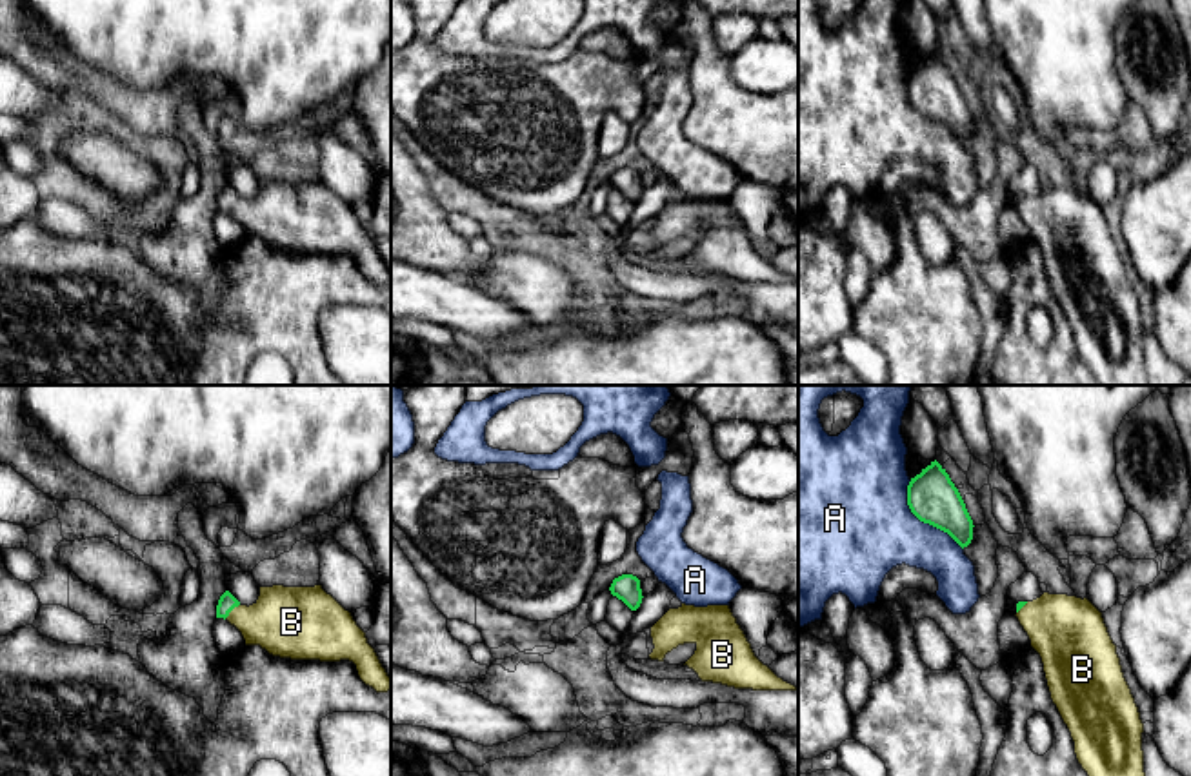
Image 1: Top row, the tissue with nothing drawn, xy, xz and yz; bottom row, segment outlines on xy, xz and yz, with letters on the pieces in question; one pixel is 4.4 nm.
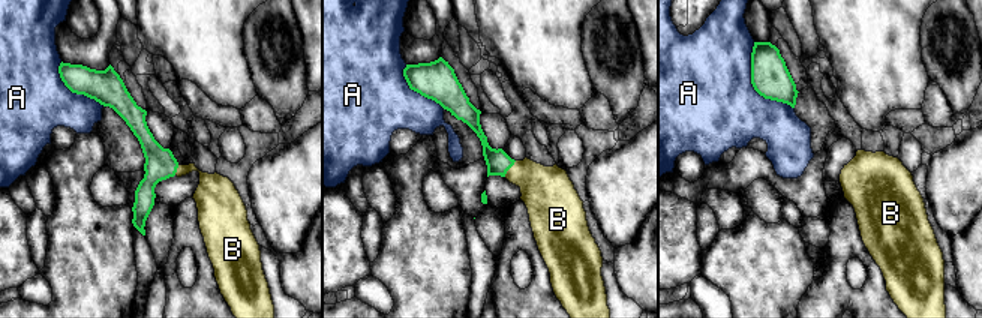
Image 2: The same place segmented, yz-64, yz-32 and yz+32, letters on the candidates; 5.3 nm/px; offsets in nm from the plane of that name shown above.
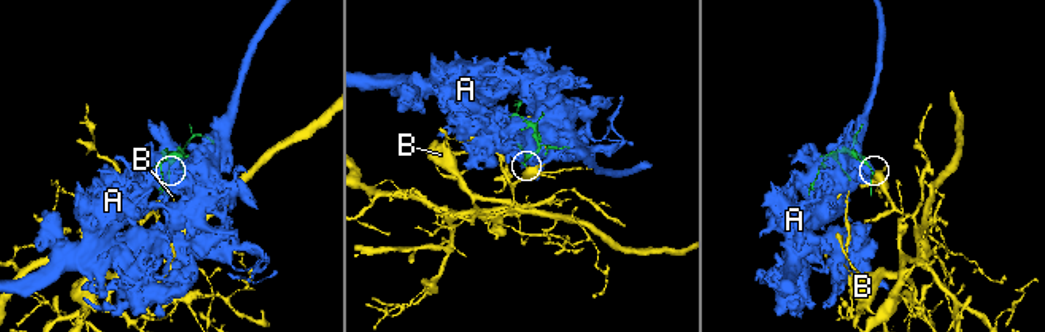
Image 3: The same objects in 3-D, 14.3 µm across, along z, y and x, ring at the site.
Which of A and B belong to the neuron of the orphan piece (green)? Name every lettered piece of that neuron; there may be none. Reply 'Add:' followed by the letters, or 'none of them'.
Add: B

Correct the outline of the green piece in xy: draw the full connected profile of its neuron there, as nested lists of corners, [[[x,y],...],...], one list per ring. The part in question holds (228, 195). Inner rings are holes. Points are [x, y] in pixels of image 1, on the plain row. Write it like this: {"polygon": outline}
{"polygon": [[[322,178],[260,180],[258,193],[249,200],[225,184],[216,211],[235,218],[245,238],[260,238],[273,249],[291,253],[349,253],[365,278],[376,285],[391,284],[391,271],[365,225]]]}

